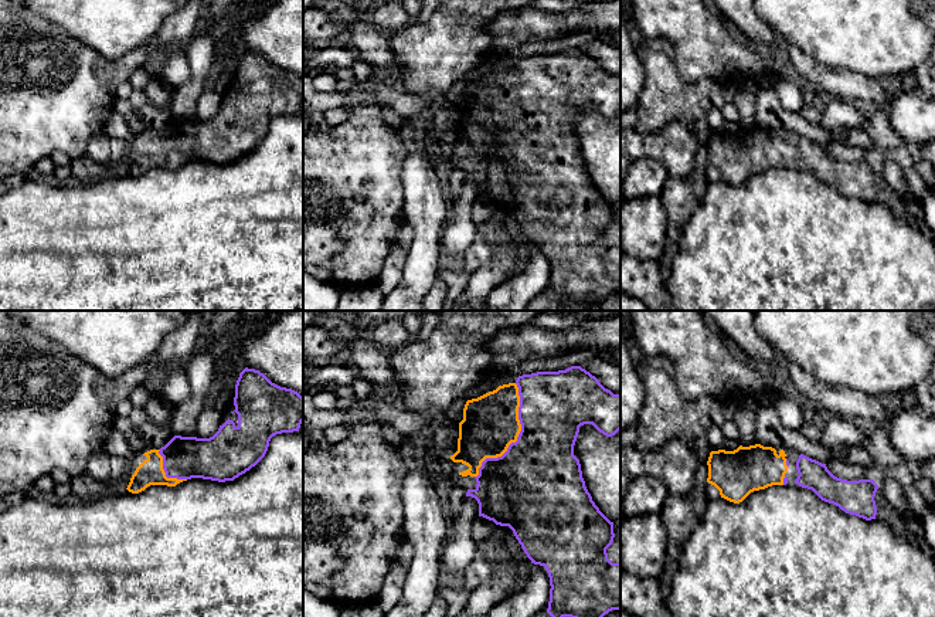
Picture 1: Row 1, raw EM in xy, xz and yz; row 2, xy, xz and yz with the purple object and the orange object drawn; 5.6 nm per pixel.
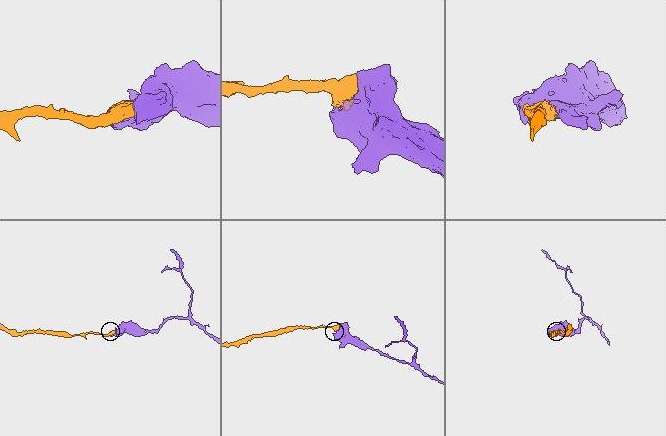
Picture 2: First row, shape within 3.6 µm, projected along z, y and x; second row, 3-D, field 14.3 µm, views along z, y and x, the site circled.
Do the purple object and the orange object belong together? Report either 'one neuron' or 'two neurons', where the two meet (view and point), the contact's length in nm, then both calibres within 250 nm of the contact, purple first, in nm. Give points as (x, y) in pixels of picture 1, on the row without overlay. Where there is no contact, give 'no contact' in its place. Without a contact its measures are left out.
one neuron | xz (517, 119) | 600 nm | 460/320 nm

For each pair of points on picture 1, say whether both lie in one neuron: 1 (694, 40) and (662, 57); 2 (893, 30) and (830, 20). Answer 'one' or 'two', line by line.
1: two
2: one

